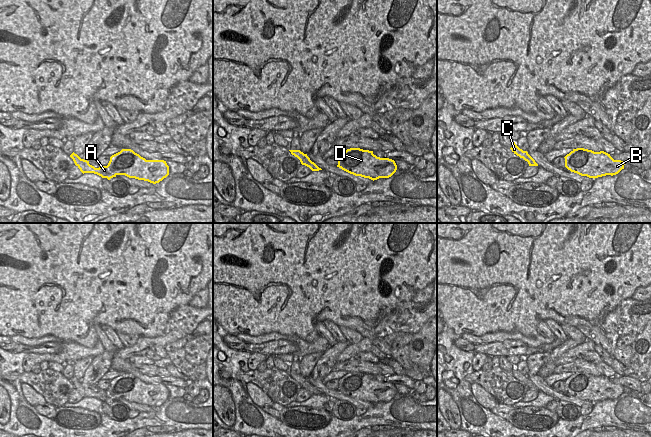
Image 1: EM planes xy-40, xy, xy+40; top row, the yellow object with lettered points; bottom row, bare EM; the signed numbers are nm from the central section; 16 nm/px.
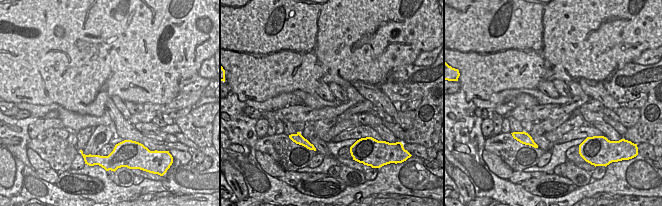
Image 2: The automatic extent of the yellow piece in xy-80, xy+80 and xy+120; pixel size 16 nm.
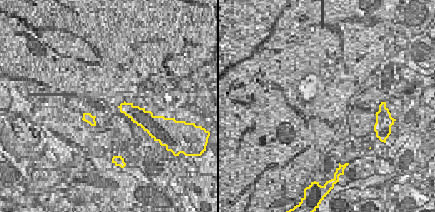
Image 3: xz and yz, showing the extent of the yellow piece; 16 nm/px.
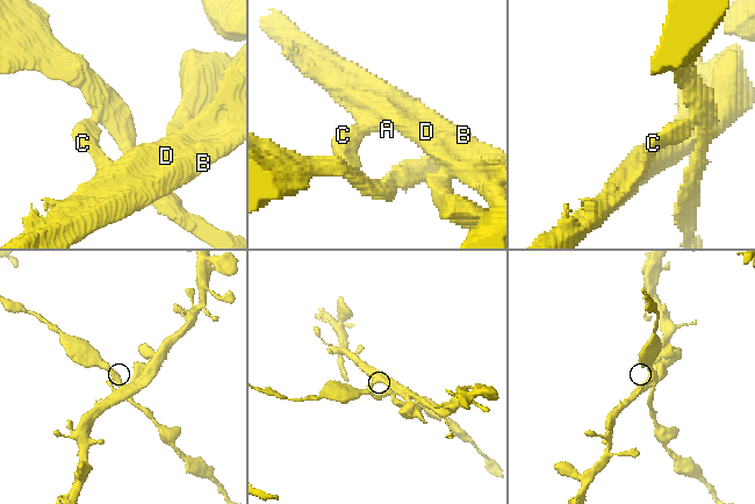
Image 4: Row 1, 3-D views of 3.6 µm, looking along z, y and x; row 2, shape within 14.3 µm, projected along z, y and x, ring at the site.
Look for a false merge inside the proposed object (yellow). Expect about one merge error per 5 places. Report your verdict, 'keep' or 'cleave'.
cleave

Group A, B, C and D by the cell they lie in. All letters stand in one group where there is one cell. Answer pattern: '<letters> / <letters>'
A B D / C

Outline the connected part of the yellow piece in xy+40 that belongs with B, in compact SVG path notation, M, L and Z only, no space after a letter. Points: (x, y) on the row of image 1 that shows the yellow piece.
M577 148L565 157L565 167L571 172L589 178L598 178L606 175L616 175L624 169L625 163L614 160L610 154L600 151Z

